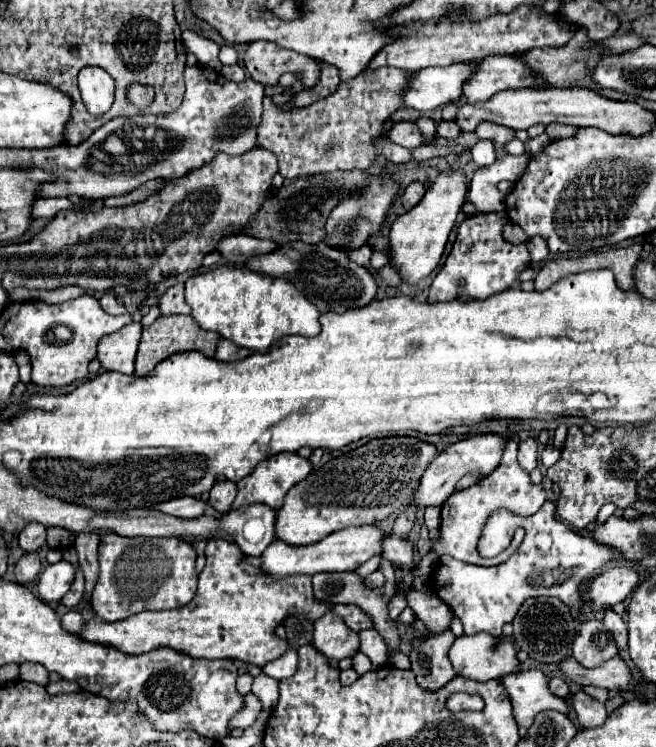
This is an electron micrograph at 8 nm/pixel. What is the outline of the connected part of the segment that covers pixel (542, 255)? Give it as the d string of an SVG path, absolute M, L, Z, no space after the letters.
M543 238L529 240L527 248L529 248L529 254L531 254L531 262L543 262L549 256L549 248L547 248Z

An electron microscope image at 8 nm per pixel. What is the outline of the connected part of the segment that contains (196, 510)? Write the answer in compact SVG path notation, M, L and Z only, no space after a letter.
M185 496L185 498L173 498L169 502L161 502L155 506L155 510L161 510L177 518L199 518L205 514L205 502L193 496Z

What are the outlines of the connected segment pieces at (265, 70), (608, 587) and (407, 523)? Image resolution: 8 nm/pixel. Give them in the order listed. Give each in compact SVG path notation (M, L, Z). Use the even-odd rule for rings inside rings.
M265 40L249 44L243 62L251 78L263 84L277 84L283 72L293 72L293 74L297 72L301 74L303 84L311 88L317 84L317 76L319 76L315 58L297 54L275 42L265 42Z
M607 568L589 584L591 592L591 608L603 610L605 606L613 606L623 602L639 584L639 574L633 568Z
M413 506L407 508L405 512L401 512L393 524L393 530L391 530L391 536L397 536L401 540L405 540L409 536L415 523L415 512L413 512Z

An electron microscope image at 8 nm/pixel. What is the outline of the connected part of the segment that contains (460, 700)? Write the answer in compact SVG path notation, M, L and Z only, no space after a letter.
M457 692L457 694L451 694L451 698L449 698L449 702L445 702L445 706L449 712L459 712L459 710L479 712L483 708L483 698L477 694Z

